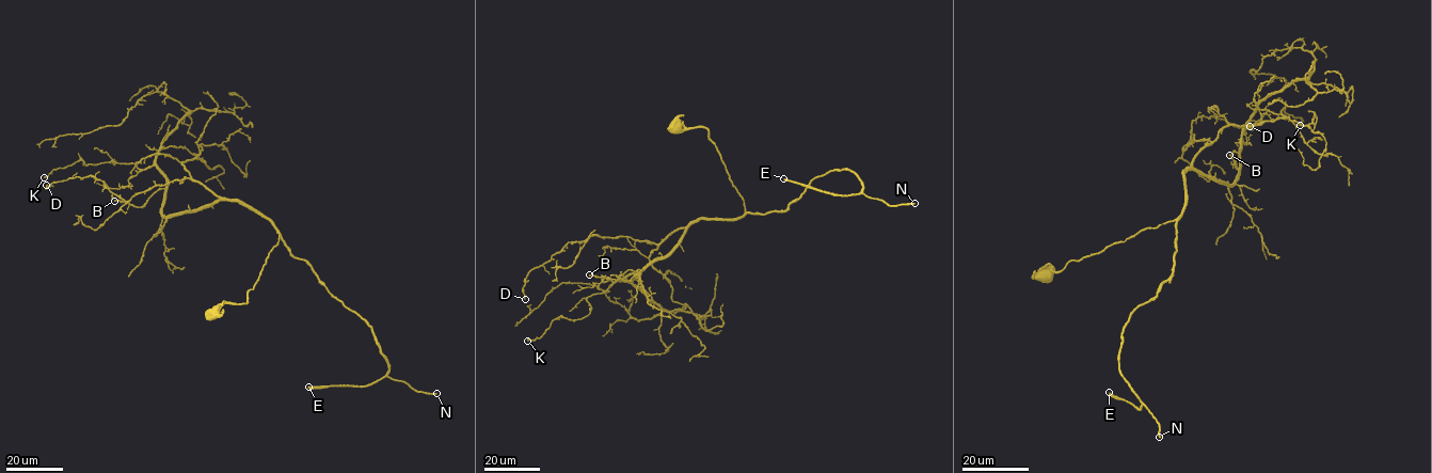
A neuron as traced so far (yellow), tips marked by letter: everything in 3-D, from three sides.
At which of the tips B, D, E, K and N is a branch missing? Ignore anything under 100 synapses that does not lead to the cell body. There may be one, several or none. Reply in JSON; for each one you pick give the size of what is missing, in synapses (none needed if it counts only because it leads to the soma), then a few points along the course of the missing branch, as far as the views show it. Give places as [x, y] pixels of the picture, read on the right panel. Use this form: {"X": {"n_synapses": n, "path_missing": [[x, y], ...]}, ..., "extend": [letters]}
{"E": {"n_synapses": 1500, "path_missing": [[1109, 392], [1069, 381], [1074, 393], [1052, 395], [1055, 400], [1100, 409]]}, "N": {"n_synapses": 900}, "extend": ["E", "N"]}

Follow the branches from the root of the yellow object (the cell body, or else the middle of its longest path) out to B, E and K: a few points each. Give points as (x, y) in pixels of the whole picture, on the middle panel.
B: (674, 127), (707, 130), (745, 214), (696, 220), (638, 277), (630, 269), (617, 279), (589, 274)
E: (674, 127), (707, 130), (747, 213), (782, 211), (832, 170), (852, 171), (863, 187), (831, 194), (783, 178)
K: (674, 127), (707, 130), (745, 214), (696, 220), (638, 277), (587, 298), (587, 315), (558, 317), (527, 341)

